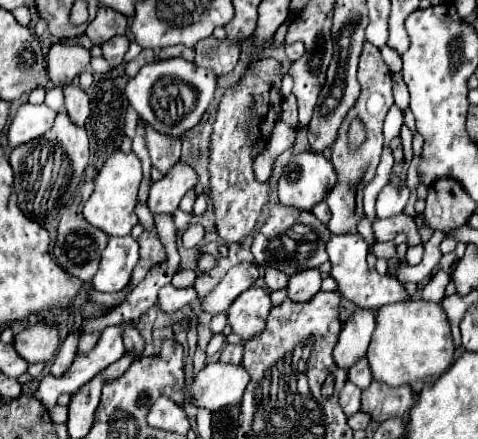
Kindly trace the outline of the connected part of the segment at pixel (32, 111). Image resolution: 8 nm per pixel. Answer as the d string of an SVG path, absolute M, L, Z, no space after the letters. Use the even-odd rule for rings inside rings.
M22 104L10 124L8 130L8 142L10 148L16 148L24 142L30 142L34 138L40 138L46 130L50 130L50 126L54 124L58 112L50 110L46 104Z

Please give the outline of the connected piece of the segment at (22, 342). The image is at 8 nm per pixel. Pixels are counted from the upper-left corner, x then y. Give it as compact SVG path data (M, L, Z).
M38 322L36 326L28 326L14 336L14 348L28 364L50 362L56 354L58 344L60 344L58 328L50 326L48 322Z

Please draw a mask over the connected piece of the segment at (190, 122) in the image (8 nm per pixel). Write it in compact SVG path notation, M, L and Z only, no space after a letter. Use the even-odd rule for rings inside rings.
M170 58L170 60L156 60L152 64L146 64L138 72L138 76L128 82L126 96L128 96L130 104L136 108L136 112L150 126L154 126L154 130L158 130L170 138L182 138L188 130L192 130L194 126L200 124L202 116L206 114L206 110L214 98L216 86L218 86L218 76L214 74L214 70L198 68L194 62L188 62L184 58ZM180 82L192 84L198 92L198 98L196 98L192 112L184 110L184 102L182 102L180 90L178 90Z

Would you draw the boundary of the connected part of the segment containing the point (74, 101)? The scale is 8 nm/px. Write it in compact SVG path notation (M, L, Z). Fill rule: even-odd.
M64 86L64 108L76 126L84 126L90 114L90 100L78 86Z

